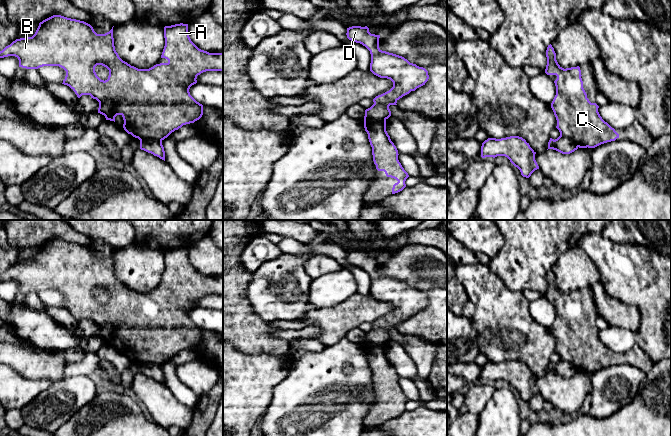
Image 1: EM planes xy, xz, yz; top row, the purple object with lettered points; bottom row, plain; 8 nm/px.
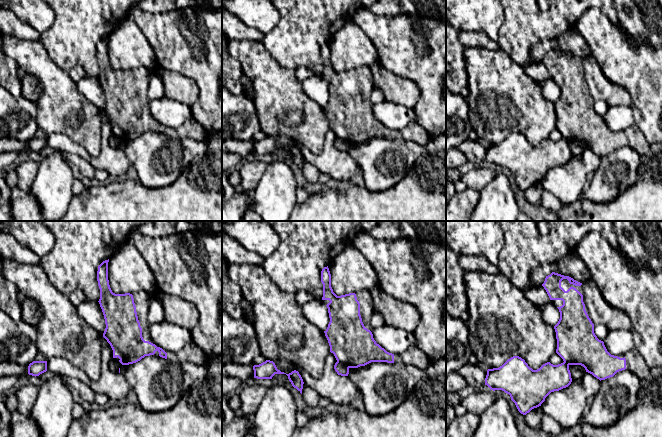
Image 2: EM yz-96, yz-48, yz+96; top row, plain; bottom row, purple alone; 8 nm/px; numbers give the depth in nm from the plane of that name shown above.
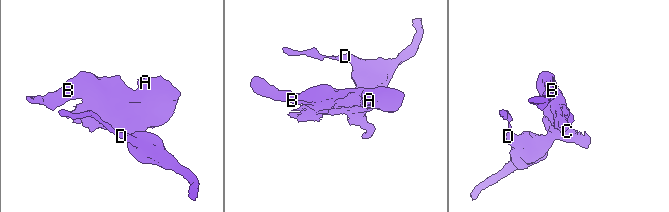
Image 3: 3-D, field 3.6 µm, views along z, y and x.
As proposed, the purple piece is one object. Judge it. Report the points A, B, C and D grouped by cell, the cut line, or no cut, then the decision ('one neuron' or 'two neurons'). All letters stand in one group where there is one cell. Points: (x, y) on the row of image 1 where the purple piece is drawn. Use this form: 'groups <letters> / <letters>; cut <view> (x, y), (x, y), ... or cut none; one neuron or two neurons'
groups A B C / D; cut xy (161, 139), (145, 139), (140, 141); two neurons

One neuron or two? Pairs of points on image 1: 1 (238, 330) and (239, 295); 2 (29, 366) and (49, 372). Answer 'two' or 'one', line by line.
1: one
2: one

